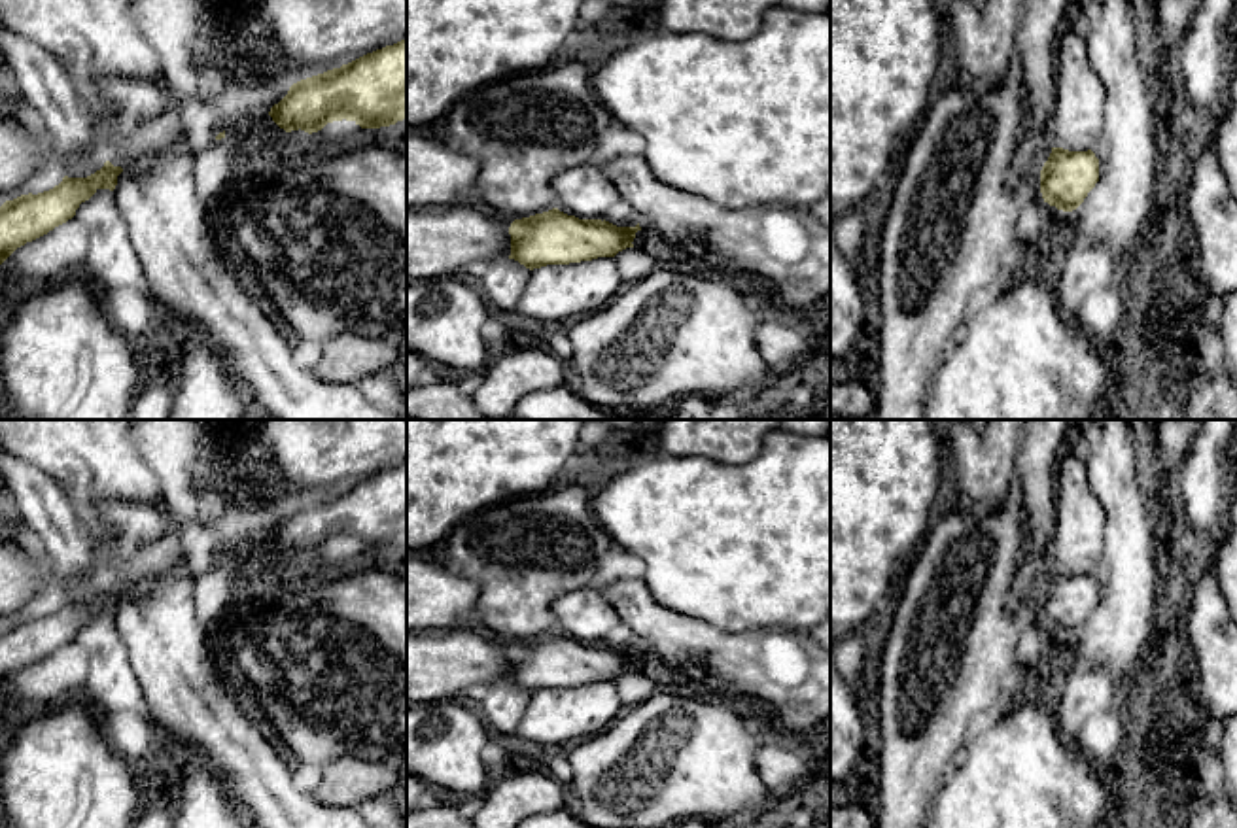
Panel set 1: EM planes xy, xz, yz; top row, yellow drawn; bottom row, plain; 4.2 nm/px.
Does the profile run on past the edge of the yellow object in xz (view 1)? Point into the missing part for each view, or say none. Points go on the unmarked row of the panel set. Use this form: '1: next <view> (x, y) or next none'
1: next none

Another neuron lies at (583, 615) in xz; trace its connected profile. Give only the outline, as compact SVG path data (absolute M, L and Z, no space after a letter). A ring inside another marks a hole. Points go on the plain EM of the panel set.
M594 582L558 595L550 609L556 616L554 631L579 643L603 643L605 635L620 622L605 599L603 586Z

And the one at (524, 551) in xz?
M562 480L549 492L513 495L479 509L462 518L444 543L448 567L480 590L473 624L511 643L552 633L552 601L592 584L600 558L613 546L594 514L592 492L577 480Z

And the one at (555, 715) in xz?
M613 681L569 688L547 688L533 692L513 735L533 741L547 750L556 750L573 737L590 737L603 732L624 711Z

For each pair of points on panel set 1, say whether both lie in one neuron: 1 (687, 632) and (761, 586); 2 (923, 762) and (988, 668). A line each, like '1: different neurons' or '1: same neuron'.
1: different neurons
2: same neuron

